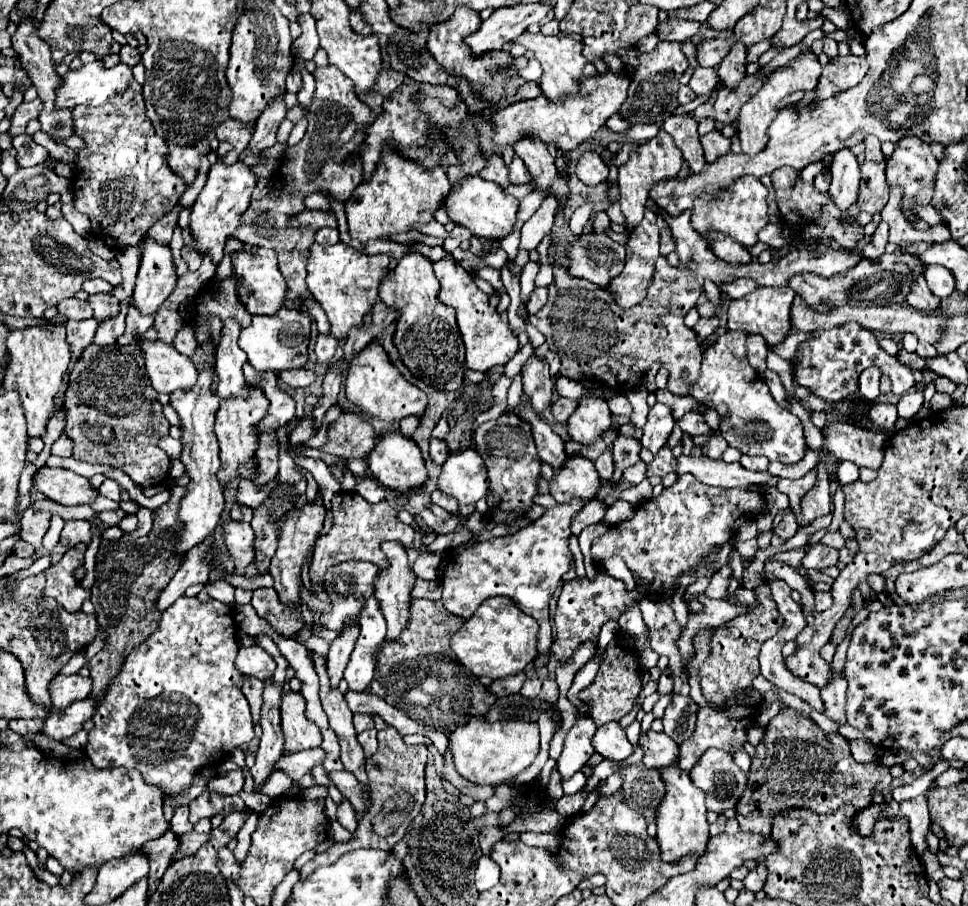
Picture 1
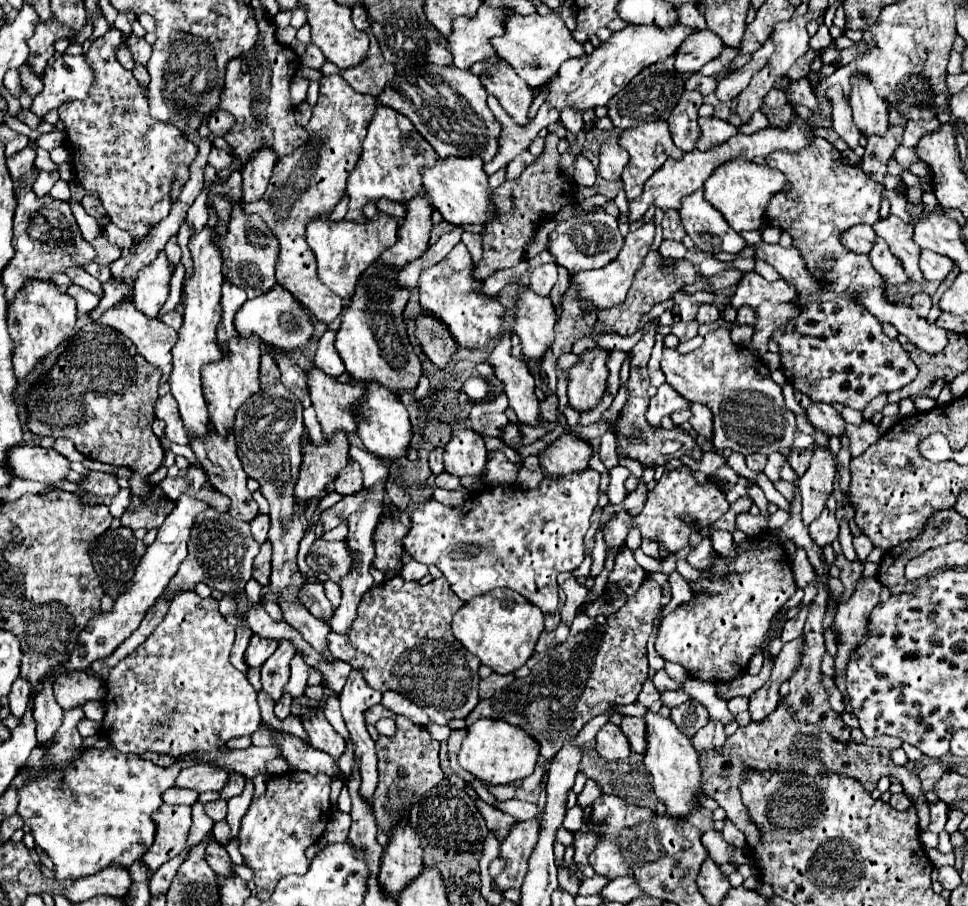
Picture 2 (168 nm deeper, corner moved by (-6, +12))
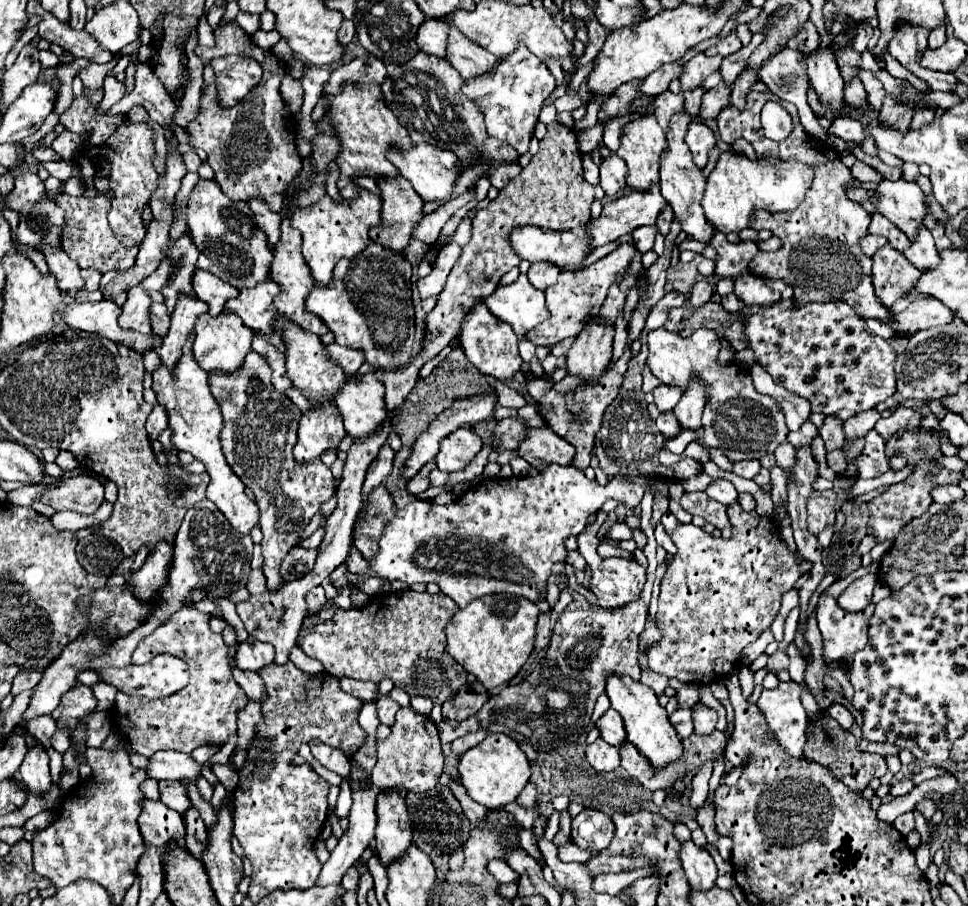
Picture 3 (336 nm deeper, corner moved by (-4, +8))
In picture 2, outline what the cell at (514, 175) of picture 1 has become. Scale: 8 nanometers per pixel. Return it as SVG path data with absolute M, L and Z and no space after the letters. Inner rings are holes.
M528 150L522 152L522 154L518 154L518 156L506 166L506 180L516 180L516 178L522 174L522 170L524 170L526 166L530 166L534 160L536 160L536 158L534 158Z

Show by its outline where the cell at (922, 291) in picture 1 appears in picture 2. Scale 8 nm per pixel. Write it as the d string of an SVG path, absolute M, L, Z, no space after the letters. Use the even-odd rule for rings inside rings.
M890 214L888 218L884 218L878 224L874 224L872 228L882 240L888 242L890 250L894 252L894 256L898 256L898 260L902 260L902 264L904 264L908 276L912 278L912 282L922 282L924 276L920 274L920 268L918 268L920 246L914 244L914 240L912 240L914 226L904 222L898 216Z

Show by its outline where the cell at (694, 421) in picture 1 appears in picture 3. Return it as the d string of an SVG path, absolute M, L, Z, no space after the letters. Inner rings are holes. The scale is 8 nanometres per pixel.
M674 412L660 414L658 420L656 420L656 426L658 426L658 430L660 430L666 438L672 438L672 436L676 436L676 434L682 430L680 424L678 424L678 420L676 420L676 416L674 416Z

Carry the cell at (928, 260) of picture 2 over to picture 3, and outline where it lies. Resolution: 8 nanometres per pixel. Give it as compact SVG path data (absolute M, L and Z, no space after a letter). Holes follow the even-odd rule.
M922 228L918 238L912 242L910 248L904 250L904 256L920 270L920 272L926 272L926 270L932 270L940 264L940 254L934 246L934 238L930 234L930 230Z

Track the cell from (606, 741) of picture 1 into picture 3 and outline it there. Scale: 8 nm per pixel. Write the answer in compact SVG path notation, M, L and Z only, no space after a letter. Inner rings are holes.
M596 740L586 748L586 758L590 762L590 766L598 772L610 772L616 766L620 766L620 756L618 756L618 748L616 746L608 746L608 742L604 740Z

